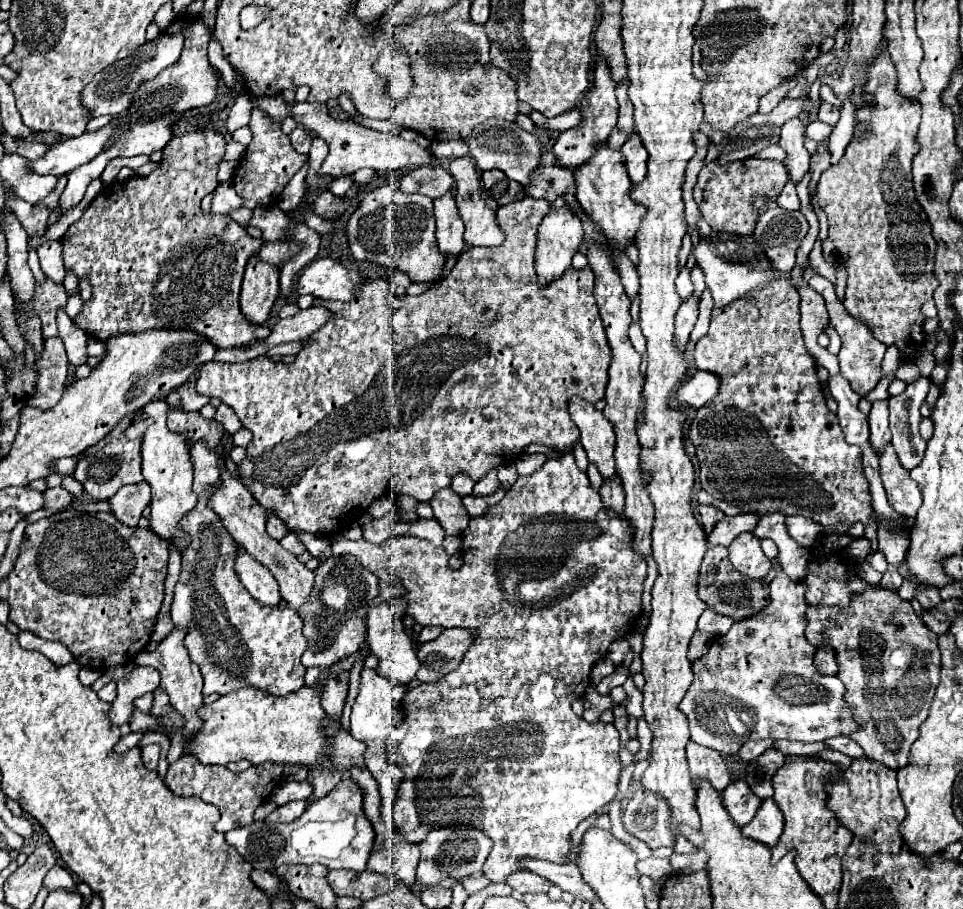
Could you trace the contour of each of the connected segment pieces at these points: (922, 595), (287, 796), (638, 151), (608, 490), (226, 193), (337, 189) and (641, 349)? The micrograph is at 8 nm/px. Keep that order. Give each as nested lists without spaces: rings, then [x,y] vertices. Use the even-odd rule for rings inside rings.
[[[922,589],[920,593],[918,593],[918,601],[920,601],[920,605],[922,605],[922,609],[932,609],[932,607],[936,607],[936,605],[940,605],[942,603],[942,599],[940,599],[940,593],[936,591],[936,589]]]
[[[282,781],[276,791],[272,791],[270,801],[276,805],[286,805],[290,801],[308,799],[312,793],[312,785],[308,781]]]
[[[632,135],[624,145],[622,145],[622,155],[624,155],[624,165],[626,165],[626,171],[630,175],[630,181],[636,185],[636,183],[642,183],[644,175],[646,175],[646,159],[648,159],[648,153],[644,151],[644,145],[640,143],[640,137],[638,135]]]
[[[618,477],[614,481],[602,483],[600,497],[608,509],[612,509],[616,515],[624,515],[624,489],[622,489]]]
[[[220,183],[216,187],[210,213],[212,215],[230,215],[232,211],[236,211],[240,207],[242,207],[242,199],[236,195],[234,187],[230,183]]]
[[[342,176],[331,183],[329,191],[332,192],[334,195],[342,196],[354,184],[355,181],[350,176]]]
[[[632,323],[632,325],[630,325],[630,341],[632,341],[634,349],[636,349],[640,355],[646,353],[646,339],[644,339],[638,323]]]

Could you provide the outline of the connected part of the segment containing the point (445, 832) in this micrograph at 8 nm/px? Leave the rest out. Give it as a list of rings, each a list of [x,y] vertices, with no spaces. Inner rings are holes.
[[[434,829],[428,837],[420,843],[420,863],[416,869],[416,881],[422,887],[436,887],[440,881],[454,877],[462,879],[472,873],[482,871],[482,865],[492,849],[492,841],[476,829]]]

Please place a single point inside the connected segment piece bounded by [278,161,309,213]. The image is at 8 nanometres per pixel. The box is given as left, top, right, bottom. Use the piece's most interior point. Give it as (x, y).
(292, 194)

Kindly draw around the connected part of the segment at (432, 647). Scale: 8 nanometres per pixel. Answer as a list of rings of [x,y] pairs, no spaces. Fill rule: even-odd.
[[[446,629],[440,637],[434,641],[422,643],[418,647],[418,659],[420,659],[420,681],[436,681],[448,671],[454,671],[462,655],[472,645],[474,633],[470,629]]]

